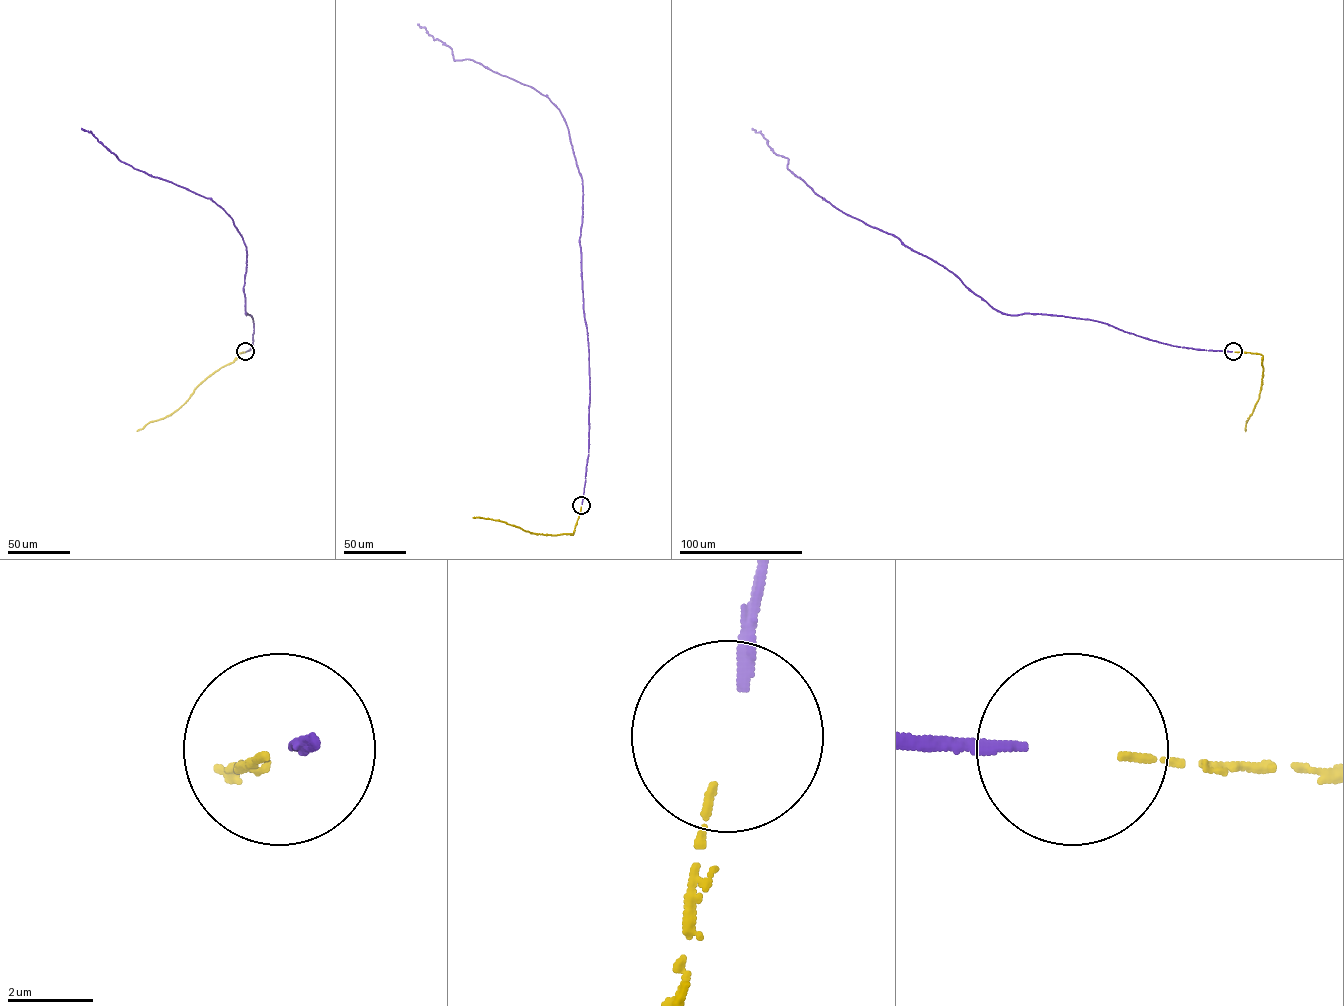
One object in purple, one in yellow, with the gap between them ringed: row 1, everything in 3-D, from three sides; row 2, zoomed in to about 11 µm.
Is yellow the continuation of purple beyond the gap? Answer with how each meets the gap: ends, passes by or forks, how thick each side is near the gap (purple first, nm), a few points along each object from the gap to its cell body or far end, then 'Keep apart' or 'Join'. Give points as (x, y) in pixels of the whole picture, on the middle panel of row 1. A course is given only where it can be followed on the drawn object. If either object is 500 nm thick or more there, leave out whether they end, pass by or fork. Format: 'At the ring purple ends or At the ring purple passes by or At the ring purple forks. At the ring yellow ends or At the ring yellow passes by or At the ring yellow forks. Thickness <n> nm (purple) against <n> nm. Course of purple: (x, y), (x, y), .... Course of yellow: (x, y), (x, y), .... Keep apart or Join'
At the ring purple ends. At the ring yellow ends. Thickness 240 nm (purple) against 170 nm. Course of purple: (581, 504), (589, 353), (583, 187), (568, 128), (547, 97), (471, 60), (454, 60), (448, 46), (417, 24). Course of yellow: (581, 507), (573, 534), (531, 533), (505, 522), (473, 517). Join

